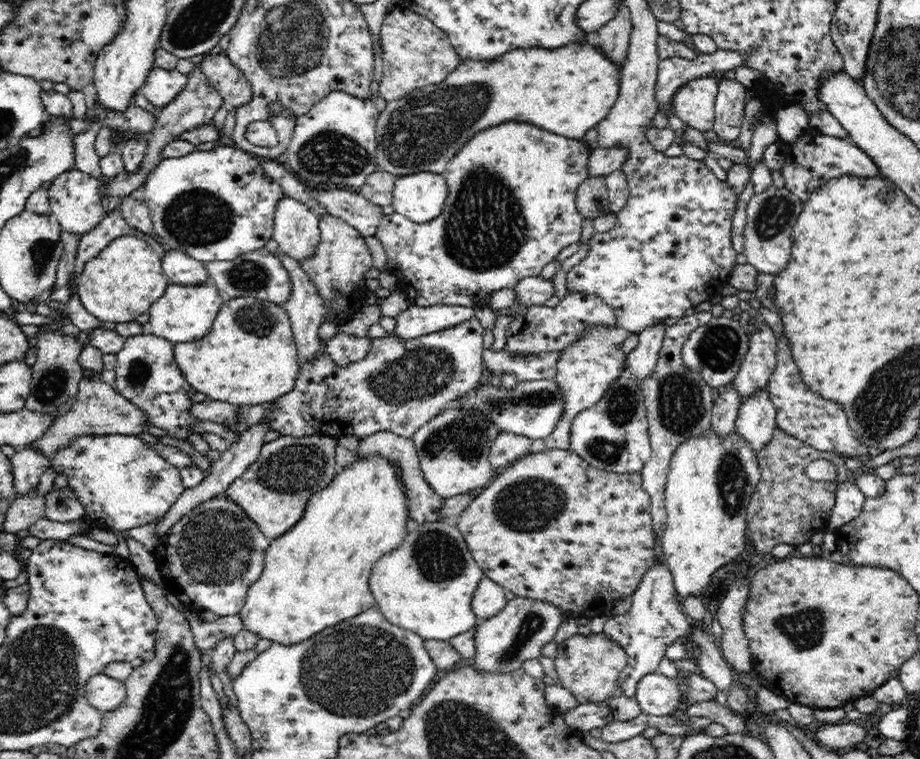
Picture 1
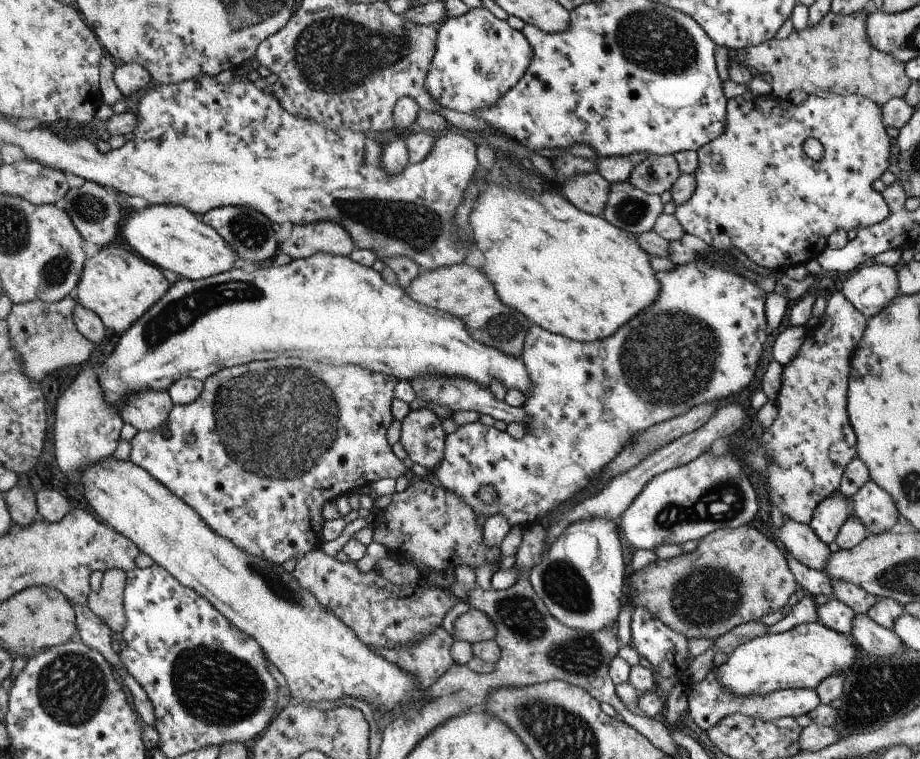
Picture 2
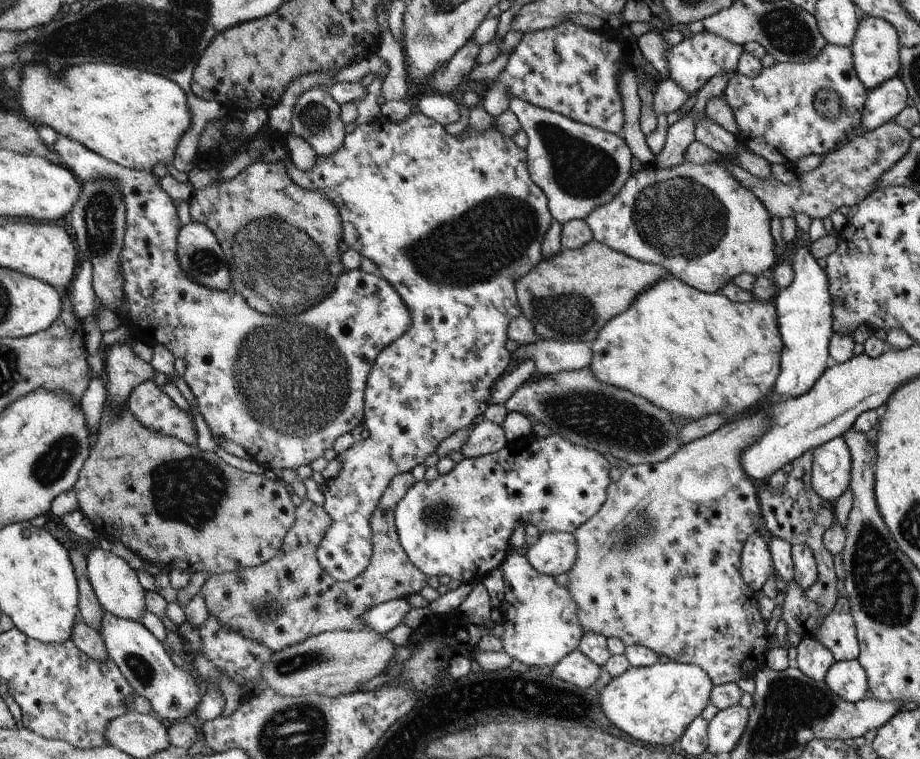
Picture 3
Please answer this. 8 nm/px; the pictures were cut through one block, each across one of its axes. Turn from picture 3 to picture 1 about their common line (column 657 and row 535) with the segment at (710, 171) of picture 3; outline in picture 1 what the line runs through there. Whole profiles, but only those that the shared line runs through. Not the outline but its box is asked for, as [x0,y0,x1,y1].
[152,493,271,617]

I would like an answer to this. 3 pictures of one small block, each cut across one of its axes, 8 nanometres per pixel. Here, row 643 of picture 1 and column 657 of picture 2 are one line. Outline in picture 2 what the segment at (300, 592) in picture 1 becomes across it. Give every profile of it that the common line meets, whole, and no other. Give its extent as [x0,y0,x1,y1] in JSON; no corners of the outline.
[469,184,660,342]

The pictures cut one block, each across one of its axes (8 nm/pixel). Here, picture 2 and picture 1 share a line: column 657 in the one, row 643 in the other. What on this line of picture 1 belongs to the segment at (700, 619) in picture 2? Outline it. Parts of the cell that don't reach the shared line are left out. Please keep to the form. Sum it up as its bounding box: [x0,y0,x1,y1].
[554,632,626,703]

